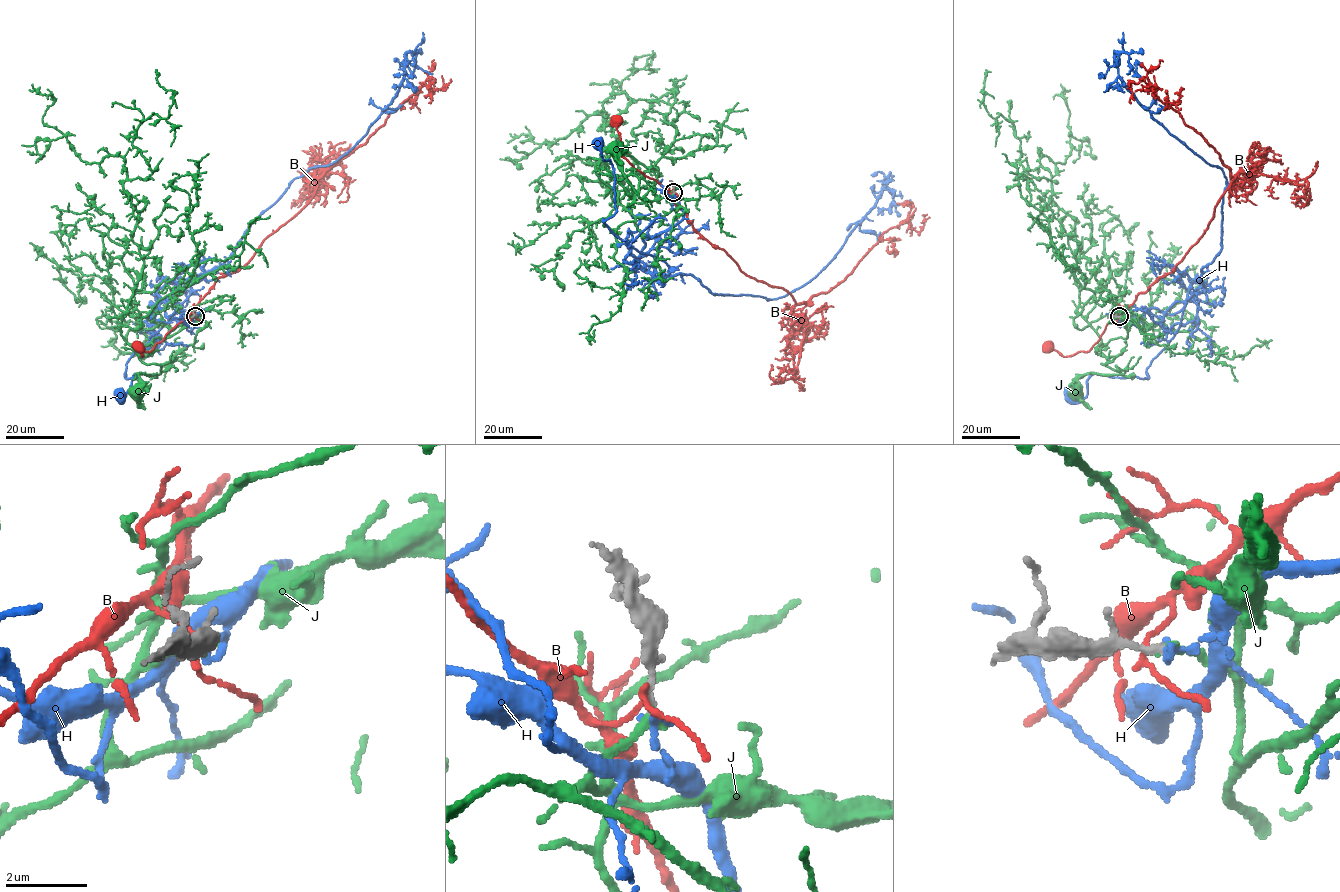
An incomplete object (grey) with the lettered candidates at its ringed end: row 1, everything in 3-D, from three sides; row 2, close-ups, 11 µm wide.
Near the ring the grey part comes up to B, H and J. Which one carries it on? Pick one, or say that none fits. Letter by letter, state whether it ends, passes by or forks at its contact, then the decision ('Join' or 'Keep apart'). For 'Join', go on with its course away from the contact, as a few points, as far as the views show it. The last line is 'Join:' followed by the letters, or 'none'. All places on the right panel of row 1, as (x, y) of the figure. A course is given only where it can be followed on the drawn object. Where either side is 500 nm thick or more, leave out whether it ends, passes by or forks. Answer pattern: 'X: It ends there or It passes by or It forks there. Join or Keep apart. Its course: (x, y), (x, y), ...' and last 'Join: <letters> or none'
B: It passes by. Keep apart
H: It ends there. Keep apart
J: It ends there. Join. Its course: (1119, 317), (1127, 338), (1100, 347), (1102, 364), (1120, 373), (1084, 374), (1077, 394)
Join: J

